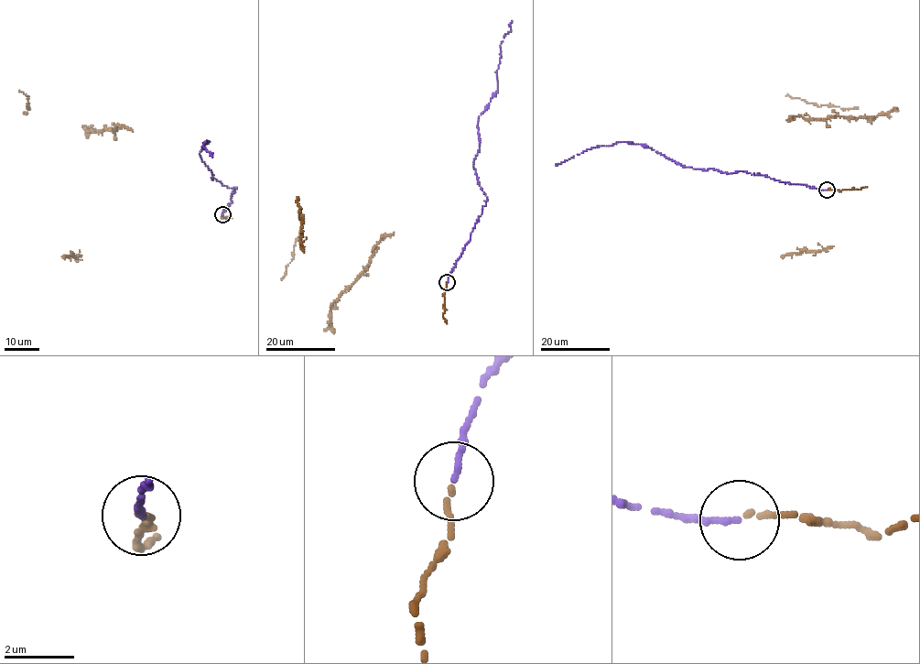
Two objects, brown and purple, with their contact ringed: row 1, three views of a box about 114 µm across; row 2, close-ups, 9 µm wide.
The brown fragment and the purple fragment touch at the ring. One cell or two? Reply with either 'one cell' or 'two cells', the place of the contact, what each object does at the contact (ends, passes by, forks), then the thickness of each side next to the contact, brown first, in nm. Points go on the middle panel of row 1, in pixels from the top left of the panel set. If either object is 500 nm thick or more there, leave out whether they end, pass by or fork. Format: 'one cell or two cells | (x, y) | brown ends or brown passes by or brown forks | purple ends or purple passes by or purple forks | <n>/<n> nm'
one cell | (447, 282) | brown ends | purple ends | 150/150 nm

